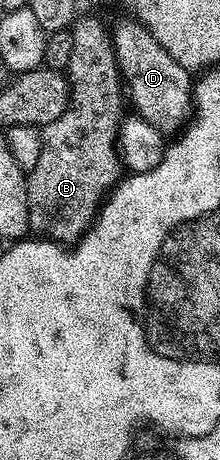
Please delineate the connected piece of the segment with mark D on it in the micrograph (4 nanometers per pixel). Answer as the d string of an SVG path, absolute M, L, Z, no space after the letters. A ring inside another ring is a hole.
M133 16L125 17L113 23L112 37L118 70L122 73L129 103L131 100L138 109L135 110L137 115L148 120L163 135L173 135L187 125L192 114L191 71L172 60L164 44L160 44L160 40L156 40L156 36L152 36L152 32L148 32L142 22Z

